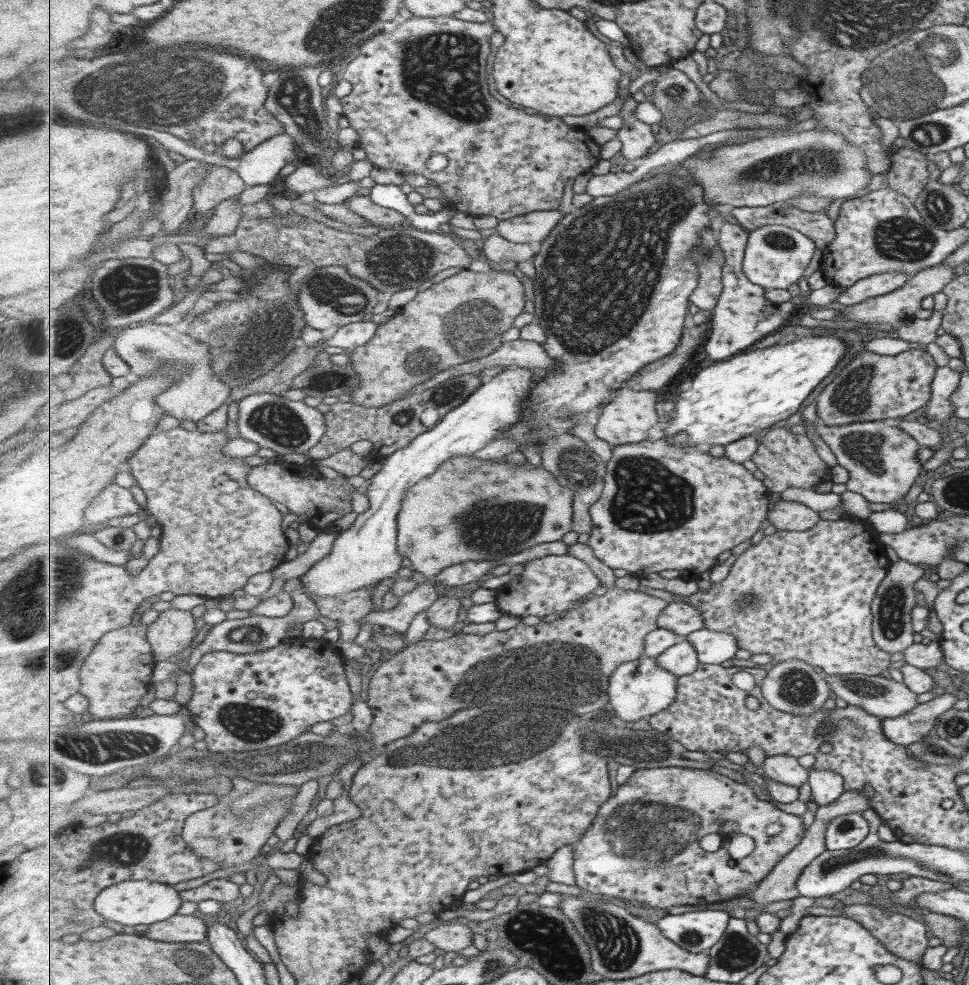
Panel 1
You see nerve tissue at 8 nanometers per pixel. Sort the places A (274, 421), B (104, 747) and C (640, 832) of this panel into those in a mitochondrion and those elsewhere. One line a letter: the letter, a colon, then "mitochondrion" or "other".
A: mitochondrion
B: mitochondrion
C: mitochondrion

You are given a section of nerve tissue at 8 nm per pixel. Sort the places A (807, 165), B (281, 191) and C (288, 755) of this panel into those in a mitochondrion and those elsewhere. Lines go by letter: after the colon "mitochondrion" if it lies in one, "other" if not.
A: mitochondrion
B: other
C: mitochondrion

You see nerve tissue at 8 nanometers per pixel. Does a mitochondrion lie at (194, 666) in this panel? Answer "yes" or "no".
no

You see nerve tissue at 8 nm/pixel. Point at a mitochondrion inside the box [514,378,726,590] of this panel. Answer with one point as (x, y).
(648, 497)

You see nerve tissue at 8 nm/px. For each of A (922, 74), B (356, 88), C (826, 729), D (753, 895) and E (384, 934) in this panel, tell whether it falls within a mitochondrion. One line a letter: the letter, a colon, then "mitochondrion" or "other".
A: mitochondrion
B: other
C: mitochondrion
D: other
E: other

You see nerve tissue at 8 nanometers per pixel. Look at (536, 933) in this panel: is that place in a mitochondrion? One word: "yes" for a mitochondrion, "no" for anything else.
yes

